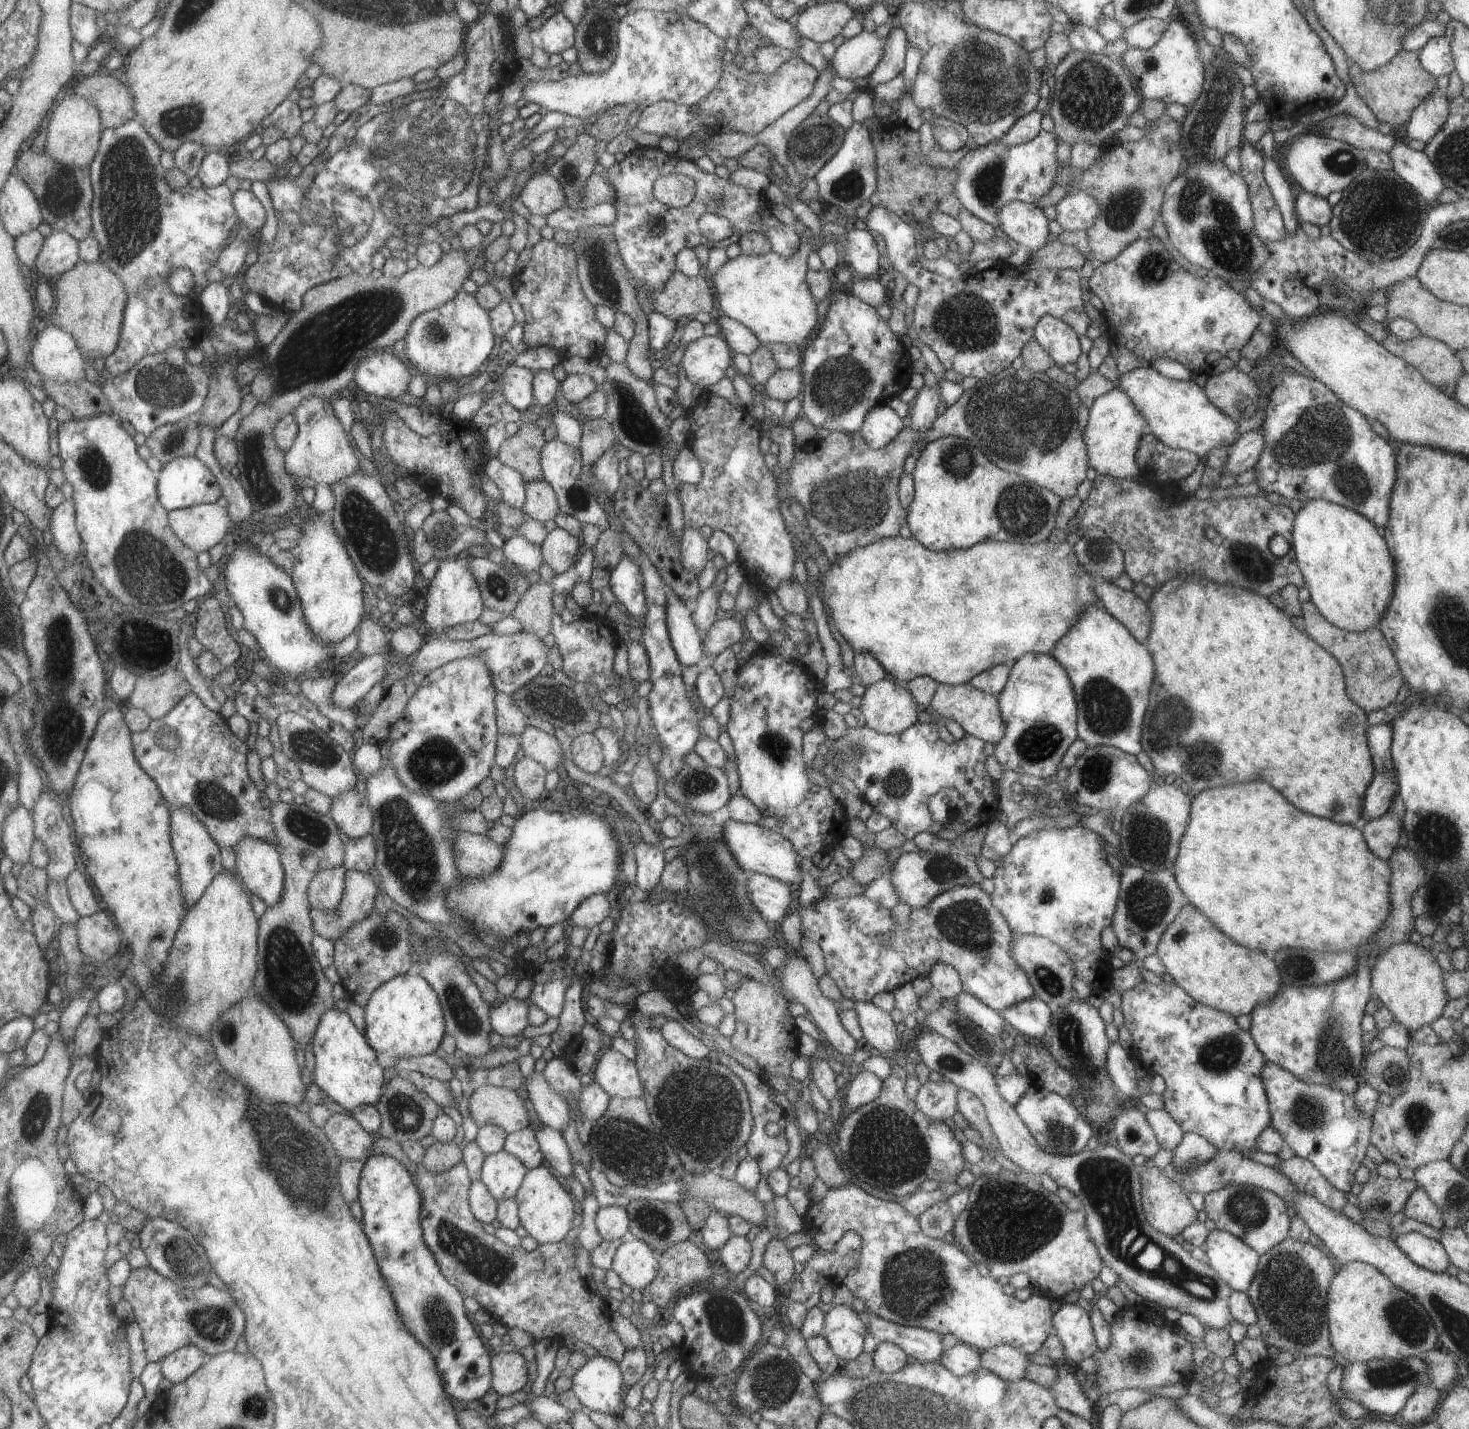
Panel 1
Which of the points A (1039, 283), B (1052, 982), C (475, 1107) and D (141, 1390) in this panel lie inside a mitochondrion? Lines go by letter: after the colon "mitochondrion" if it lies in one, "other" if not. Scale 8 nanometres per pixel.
A: other
B: mitochondrion
C: other
D: other

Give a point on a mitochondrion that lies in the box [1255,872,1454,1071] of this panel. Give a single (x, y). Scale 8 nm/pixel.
(1299, 969)

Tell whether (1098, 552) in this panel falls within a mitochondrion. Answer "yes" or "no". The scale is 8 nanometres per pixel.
no

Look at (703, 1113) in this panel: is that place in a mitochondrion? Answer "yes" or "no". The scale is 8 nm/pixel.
yes

